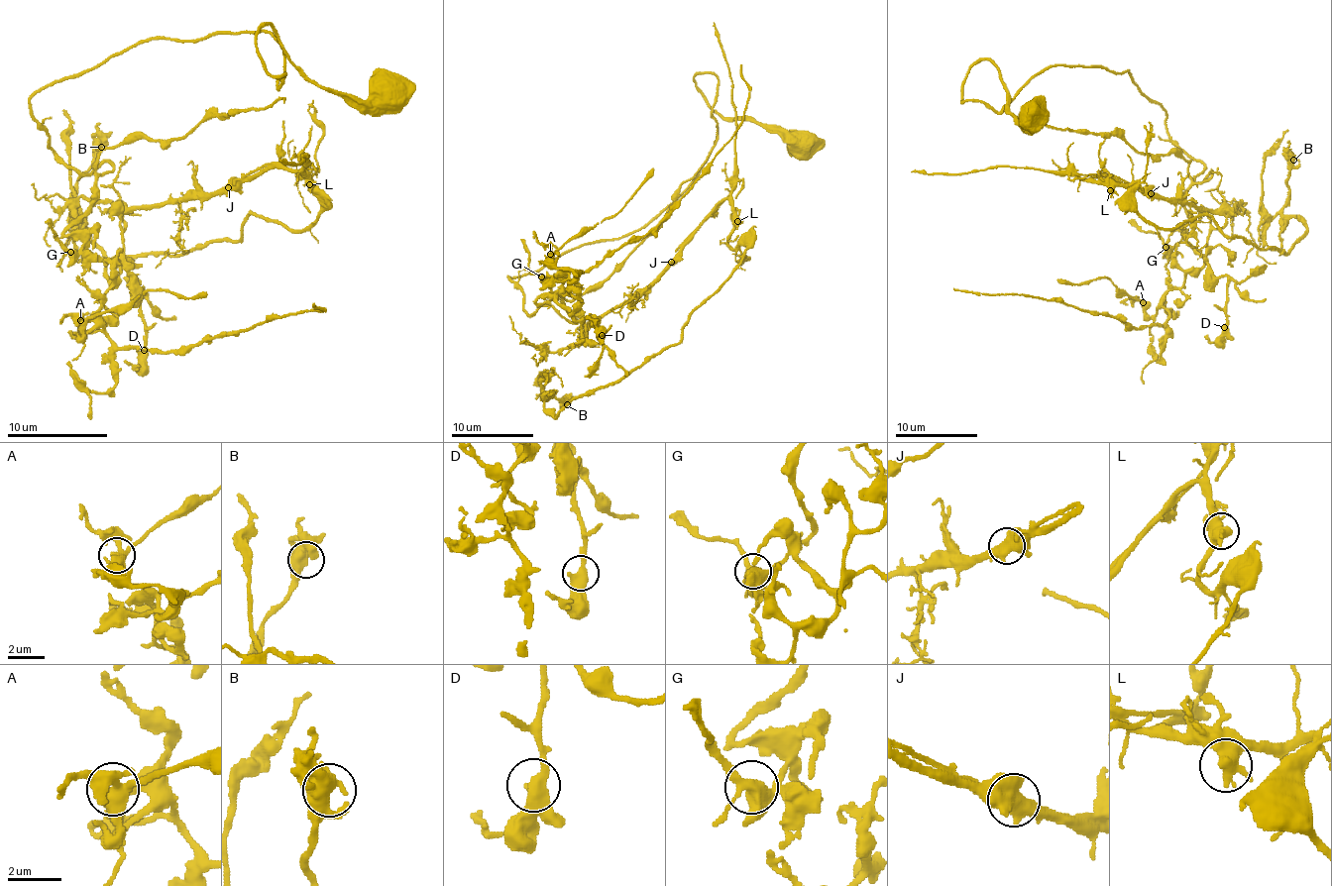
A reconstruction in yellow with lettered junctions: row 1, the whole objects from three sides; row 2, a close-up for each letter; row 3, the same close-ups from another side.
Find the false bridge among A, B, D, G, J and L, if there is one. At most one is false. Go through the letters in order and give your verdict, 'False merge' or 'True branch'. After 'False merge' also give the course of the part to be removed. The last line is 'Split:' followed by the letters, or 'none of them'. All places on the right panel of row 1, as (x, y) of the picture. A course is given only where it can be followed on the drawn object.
A: True branch
B: True branch
D: True branch
G: True branch
J: False merge. Course of the part to remove: (1152, 192), (1089, 180), (1135, 182), (1162, 228), (1209, 215), (1287, 253), (1306, 228), (1261, 201), (1287, 129)
L: True branch
Split: J

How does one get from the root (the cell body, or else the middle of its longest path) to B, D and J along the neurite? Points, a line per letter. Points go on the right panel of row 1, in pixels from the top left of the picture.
B: (1036, 116), (969, 68), (1129, 70), (1203, 255), (1089, 180), (1287, 253), (1293, 160)
D: (1036, 116), (969, 68), (999, 112), (1058, 64), (1165, 112), (1211, 174), (1186, 242), (1224, 327)
J: (1036, 116), (969, 68), (999, 112), (1051, 66), (1129, 70), (1211, 174), (1205, 255), (1226, 217), (1152, 192)

